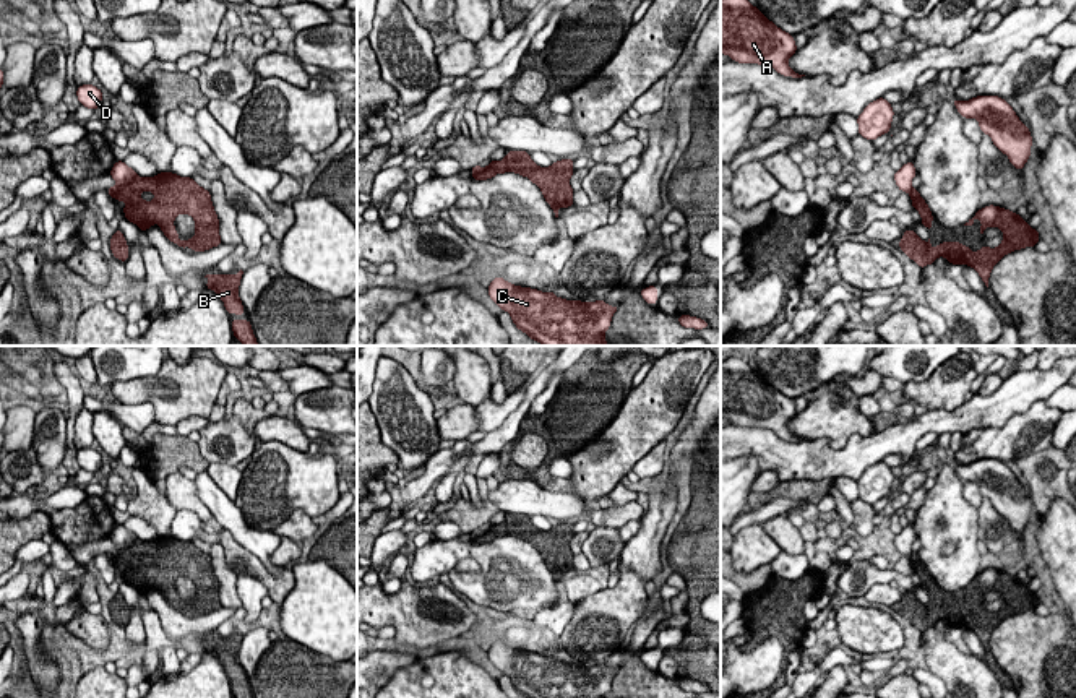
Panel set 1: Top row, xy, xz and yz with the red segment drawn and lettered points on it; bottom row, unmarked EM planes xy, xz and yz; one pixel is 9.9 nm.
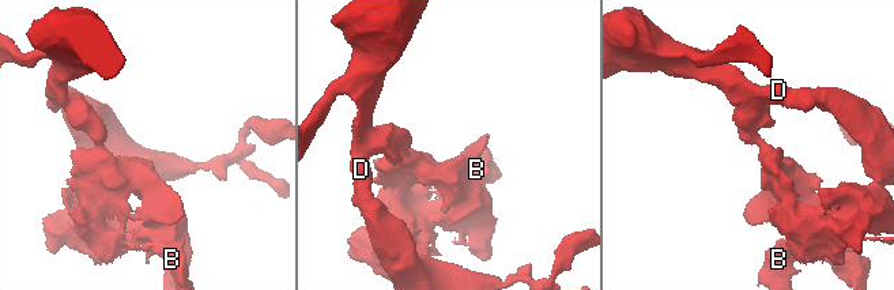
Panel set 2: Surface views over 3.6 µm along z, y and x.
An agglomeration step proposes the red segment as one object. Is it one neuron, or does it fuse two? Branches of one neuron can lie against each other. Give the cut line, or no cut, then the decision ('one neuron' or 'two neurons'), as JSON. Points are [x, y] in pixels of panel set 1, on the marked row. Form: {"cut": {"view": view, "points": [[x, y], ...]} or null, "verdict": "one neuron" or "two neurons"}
{"cut": {"view": "xy", "points": [[138, 176], [111, 195]]}, "verdict": "two neurons"}

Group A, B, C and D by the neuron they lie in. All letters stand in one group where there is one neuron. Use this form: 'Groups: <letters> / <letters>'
Groups: A C D / B

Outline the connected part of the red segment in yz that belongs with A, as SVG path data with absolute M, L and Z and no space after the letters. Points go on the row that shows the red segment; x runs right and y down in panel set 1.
M721 0L721 54L738 63L769 65L782 76L802 78L805 75L787 63L797 49L794 36L748 0Z

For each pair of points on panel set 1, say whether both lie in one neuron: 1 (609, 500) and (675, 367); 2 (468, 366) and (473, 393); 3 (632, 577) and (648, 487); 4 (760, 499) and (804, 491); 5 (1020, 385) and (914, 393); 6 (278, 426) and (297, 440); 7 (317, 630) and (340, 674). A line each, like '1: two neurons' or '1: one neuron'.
1: two neurons
2: one neuron
3: one neuron
4: one neuron
5: two neurons
6: one neuron
7: two neurons

